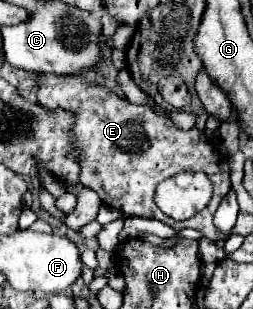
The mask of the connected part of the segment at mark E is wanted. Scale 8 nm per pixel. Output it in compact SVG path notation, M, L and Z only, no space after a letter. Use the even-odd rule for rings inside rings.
M38 75L36 77L38 83L38 101L42 103L42 107L46 109L72 109L76 113L76 125L74 125L74 147L82 153L82 173L80 173L80 183L92 191L96 191L100 195L100 199L110 205L116 207L120 211L124 211L126 217L144 217L144 219L158 219L164 221L168 225L172 225L174 229L182 229L182 227L192 227L198 229L206 235L206 239L216 241L224 235L216 235L216 227L212 223L212 215L218 209L220 201L224 199L224 195L228 193L228 183L230 183L230 169L228 169L228 161L226 157L216 149L212 149L212 145L202 137L202 133L198 129L190 129L190 131L180 131L176 129L176 125L168 119L168 117L160 117L156 115L152 109L148 107L138 107L132 105L130 101L126 101L124 97L118 97L116 93L112 93L110 89L98 85L96 81L88 81L82 77L56 77L56 75ZM182 171L204 171L208 175L208 179L214 185L214 197L212 197L212 207L206 207L199 213L184 221L174 221L172 217L166 217L154 203L154 189L160 181L182 173Z

